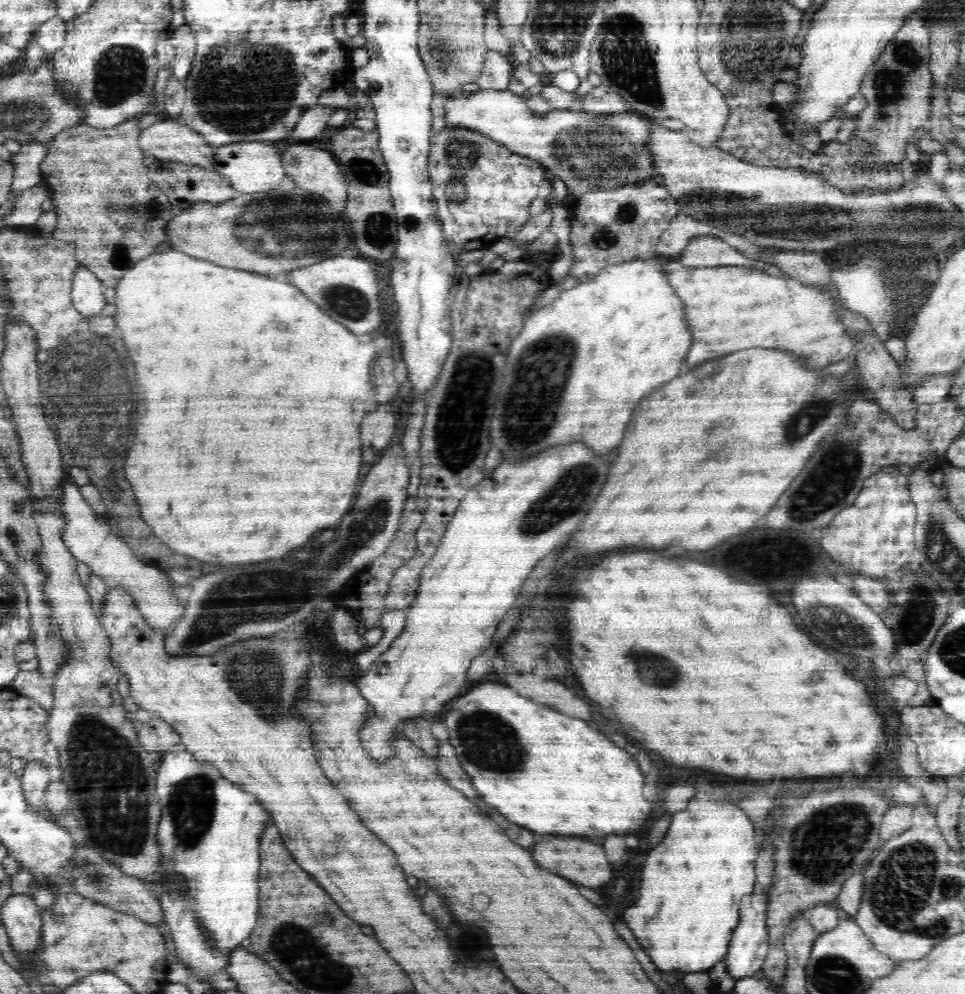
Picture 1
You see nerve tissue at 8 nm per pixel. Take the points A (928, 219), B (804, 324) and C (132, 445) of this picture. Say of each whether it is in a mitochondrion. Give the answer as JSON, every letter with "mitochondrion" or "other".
{"A":"mitochondrion","B":"other","C":"mitochondrion"}

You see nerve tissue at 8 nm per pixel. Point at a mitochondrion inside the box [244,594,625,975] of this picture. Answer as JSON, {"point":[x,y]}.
{"point":[489,742]}

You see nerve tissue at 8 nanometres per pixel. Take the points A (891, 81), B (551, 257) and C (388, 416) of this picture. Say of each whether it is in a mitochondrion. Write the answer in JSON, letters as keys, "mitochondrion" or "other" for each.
{"A":"mitochondrion","B":"other","C":"other"}

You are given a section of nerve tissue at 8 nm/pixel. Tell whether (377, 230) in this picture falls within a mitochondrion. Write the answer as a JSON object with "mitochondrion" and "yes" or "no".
{"mitochondrion":"yes"}

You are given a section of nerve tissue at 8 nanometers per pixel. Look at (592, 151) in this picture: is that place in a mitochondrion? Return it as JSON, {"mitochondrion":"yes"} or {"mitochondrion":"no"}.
{"mitochondrion":"yes"}

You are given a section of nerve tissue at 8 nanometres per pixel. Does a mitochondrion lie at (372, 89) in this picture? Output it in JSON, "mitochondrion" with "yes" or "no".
{"mitochondrion":"no"}

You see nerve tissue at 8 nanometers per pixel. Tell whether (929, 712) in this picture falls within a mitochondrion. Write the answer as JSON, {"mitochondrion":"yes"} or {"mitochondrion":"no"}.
{"mitochondrion":"no"}

